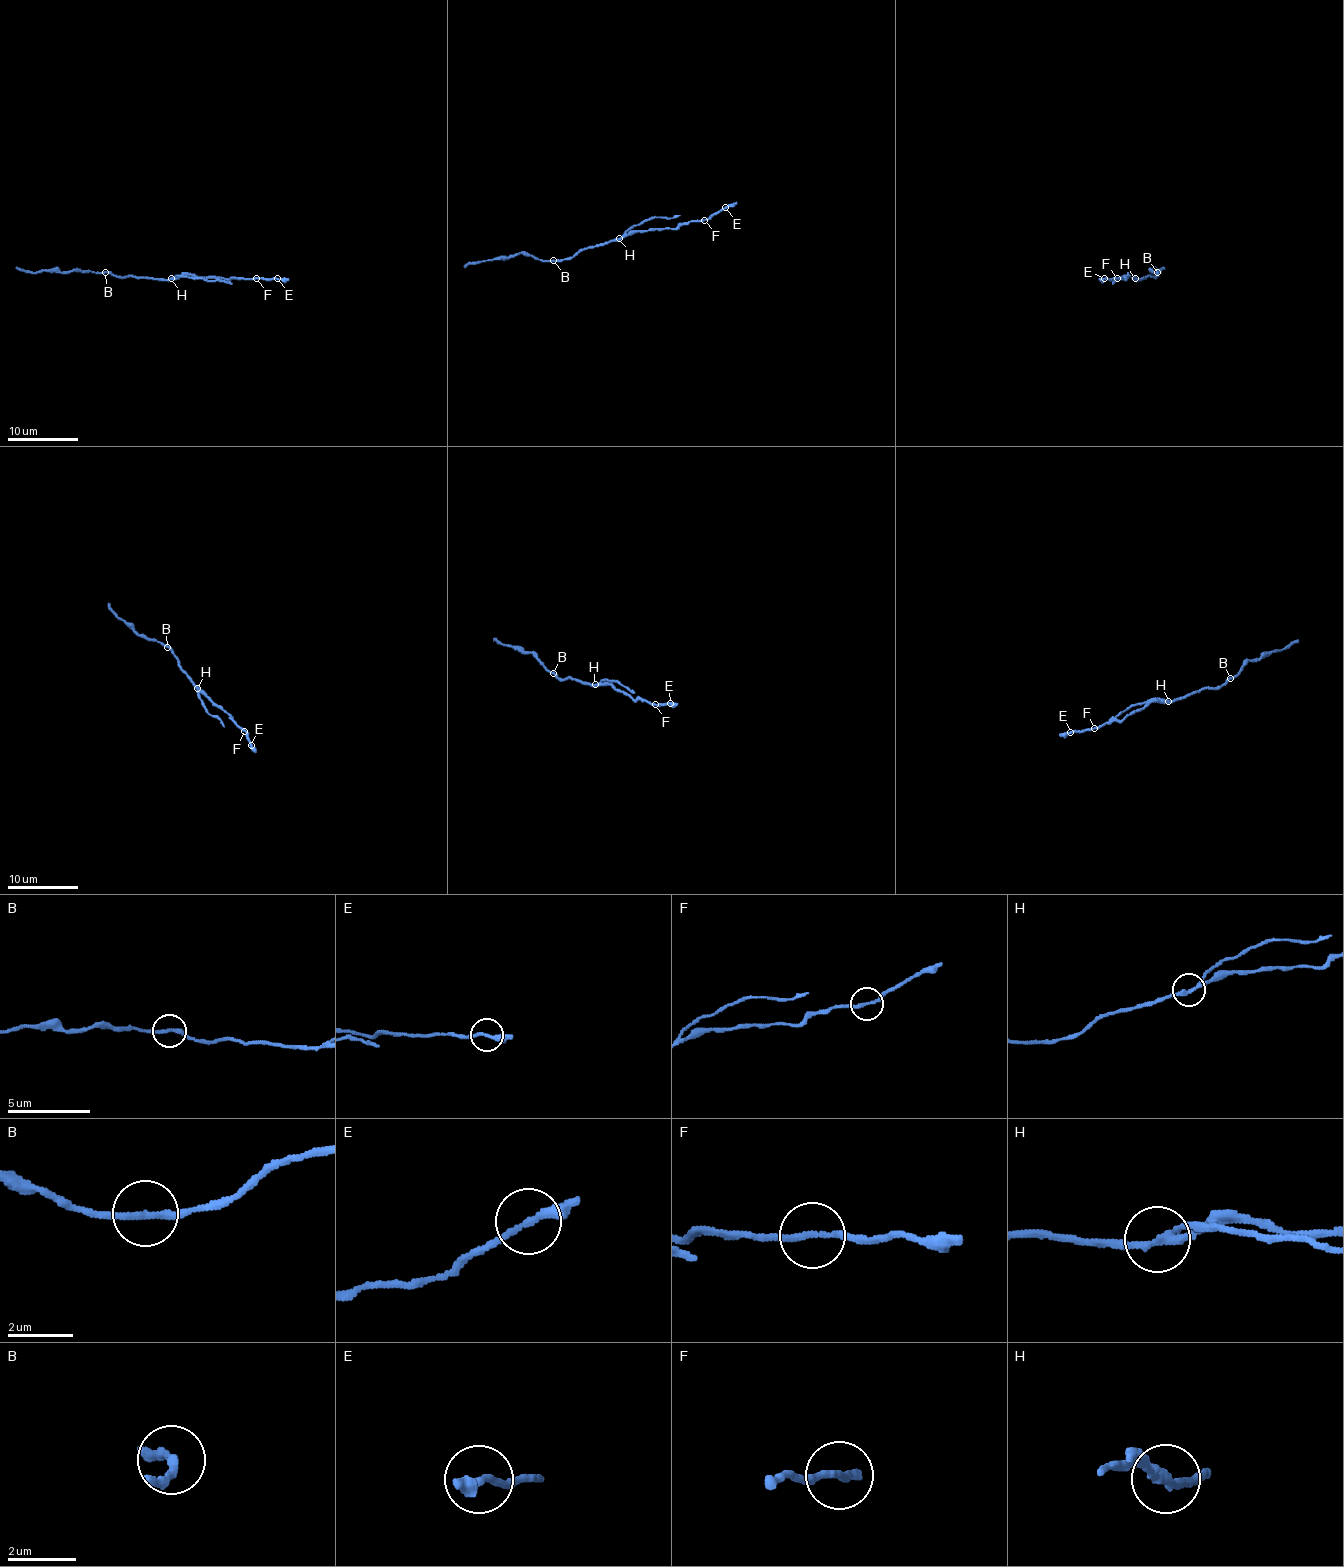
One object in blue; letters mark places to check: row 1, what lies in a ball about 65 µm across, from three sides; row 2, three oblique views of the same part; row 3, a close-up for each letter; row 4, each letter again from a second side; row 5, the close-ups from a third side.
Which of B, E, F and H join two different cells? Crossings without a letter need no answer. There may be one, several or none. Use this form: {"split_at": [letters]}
{"split_at": ["H"]}

